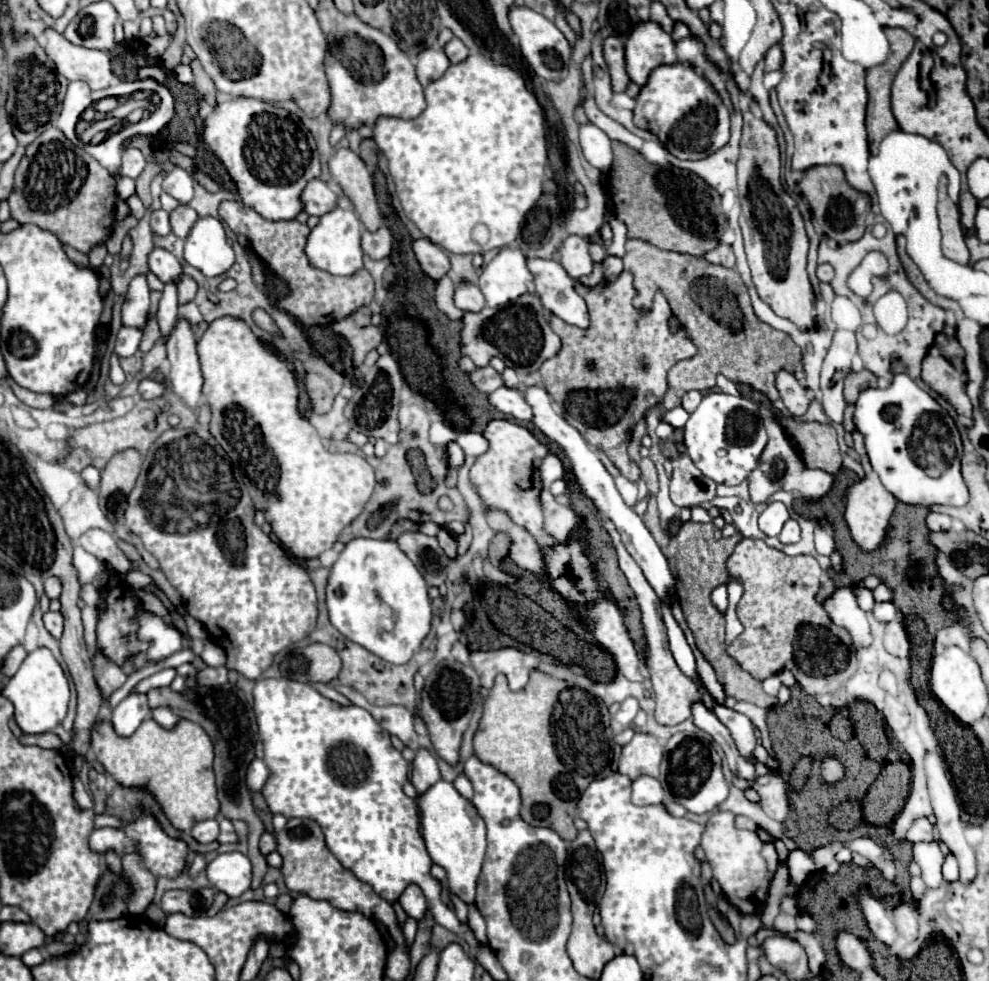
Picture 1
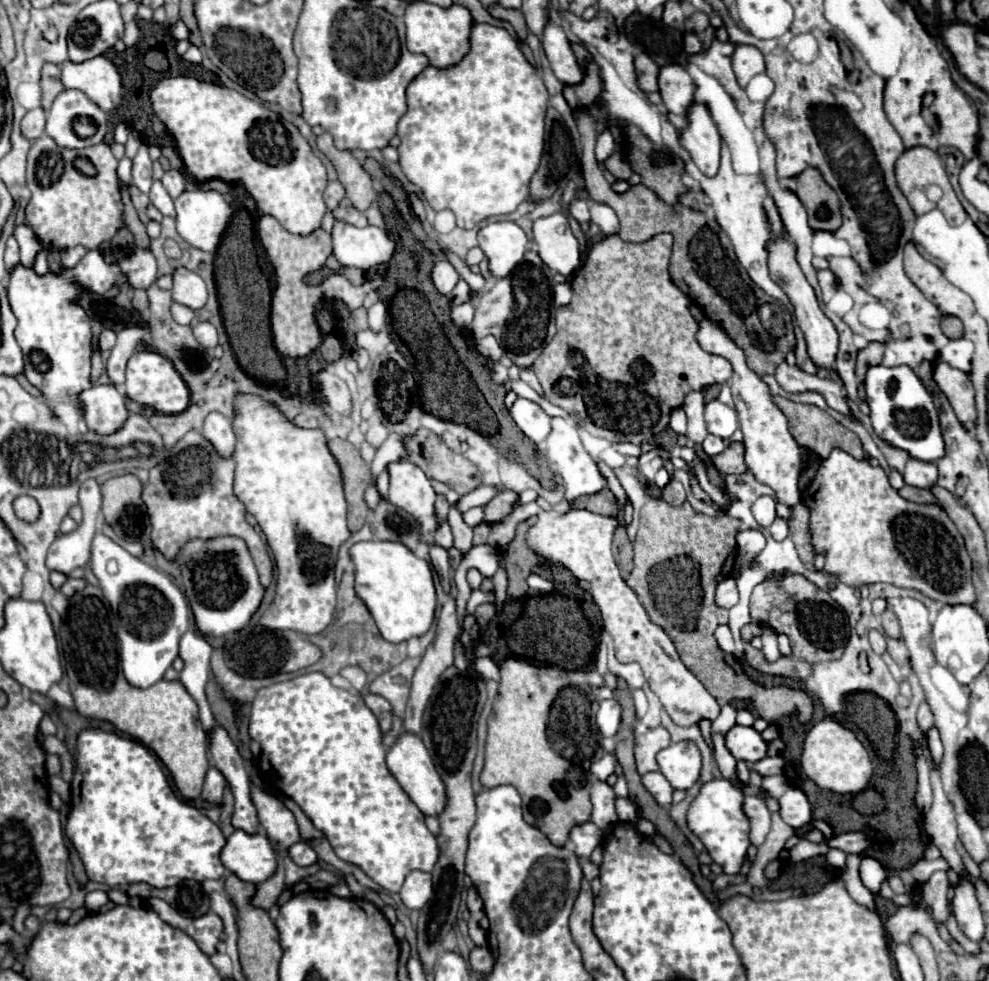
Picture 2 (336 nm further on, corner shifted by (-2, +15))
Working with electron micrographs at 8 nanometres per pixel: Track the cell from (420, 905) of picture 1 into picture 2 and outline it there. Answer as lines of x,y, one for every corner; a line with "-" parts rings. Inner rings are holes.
411,872
399,892
403,904
411,910
421,910
423,904
427,904
427,900
431,898
433,892
433,884
431,884
431,874
427,872

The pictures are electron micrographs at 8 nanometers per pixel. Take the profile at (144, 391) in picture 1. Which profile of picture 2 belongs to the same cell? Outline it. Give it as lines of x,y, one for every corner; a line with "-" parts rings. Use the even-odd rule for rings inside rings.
135,352
127,364
127,380
125,380
125,394
143,404
151,406
161,414
179,414
189,406
189,388
179,376
179,372
173,368
171,360
163,358
157,352

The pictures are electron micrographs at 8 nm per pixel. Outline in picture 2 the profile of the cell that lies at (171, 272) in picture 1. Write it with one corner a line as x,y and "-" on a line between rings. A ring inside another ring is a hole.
177,268
173,272
173,300
193,310
199,310
201,306
205,306
207,288
201,276
187,268

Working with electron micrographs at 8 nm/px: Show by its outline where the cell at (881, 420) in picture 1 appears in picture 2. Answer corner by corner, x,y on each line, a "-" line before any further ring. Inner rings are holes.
873,366
865,378
867,404
871,408
871,424
875,434
893,448
905,450
911,458
923,462
937,462
945,456
945,442
939,426
939,412
931,392
915,376
909,366

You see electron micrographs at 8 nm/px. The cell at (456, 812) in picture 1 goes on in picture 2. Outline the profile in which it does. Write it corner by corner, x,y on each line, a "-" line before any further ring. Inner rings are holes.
403,732
401,738
389,748
387,768
395,776
395,780
401,784
401,788
405,790
405,794
411,798
411,802
415,802
417,808
425,816
439,816
439,812
443,812
443,808
447,806
445,784
443,784
441,776
435,772
435,764
433,764
431,756
429,756
429,752
423,746
423,742
421,742
419,736

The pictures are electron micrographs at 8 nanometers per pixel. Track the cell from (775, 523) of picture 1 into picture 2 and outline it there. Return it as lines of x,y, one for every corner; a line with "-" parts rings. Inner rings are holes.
761,496
755,504
753,504
753,516
755,520
767,528
773,524
773,520
777,518
777,512
775,512
775,500
771,496

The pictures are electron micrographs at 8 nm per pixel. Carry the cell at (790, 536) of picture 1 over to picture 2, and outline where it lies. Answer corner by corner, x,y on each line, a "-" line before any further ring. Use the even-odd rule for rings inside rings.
775,518
775,522
771,524
771,536
775,538
775,540
785,540
787,536
789,536
789,524
787,524
787,520
783,520
783,518

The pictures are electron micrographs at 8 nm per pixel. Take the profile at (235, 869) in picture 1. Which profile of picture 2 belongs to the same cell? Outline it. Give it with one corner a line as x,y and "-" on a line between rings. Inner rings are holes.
235,830
221,850
223,866
241,880
259,884
275,872
277,858
265,834
247,834

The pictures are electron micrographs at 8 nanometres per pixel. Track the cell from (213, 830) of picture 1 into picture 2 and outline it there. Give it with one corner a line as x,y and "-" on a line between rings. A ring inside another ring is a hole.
209,768
205,784
203,784
203,800
211,804
221,804
225,790
225,778
217,768

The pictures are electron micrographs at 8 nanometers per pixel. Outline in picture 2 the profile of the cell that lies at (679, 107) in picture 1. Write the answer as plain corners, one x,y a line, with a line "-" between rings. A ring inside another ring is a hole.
693,102
687,108
685,124
687,126
679,130
681,146
691,154
693,162
703,174
715,176
721,158
721,134
709,108
703,102

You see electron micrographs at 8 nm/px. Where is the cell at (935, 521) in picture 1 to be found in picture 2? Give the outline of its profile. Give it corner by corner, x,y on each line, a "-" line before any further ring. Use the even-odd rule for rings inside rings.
909,458
903,478
905,478
905,484
909,484
909,486
931,490
937,484
937,464

